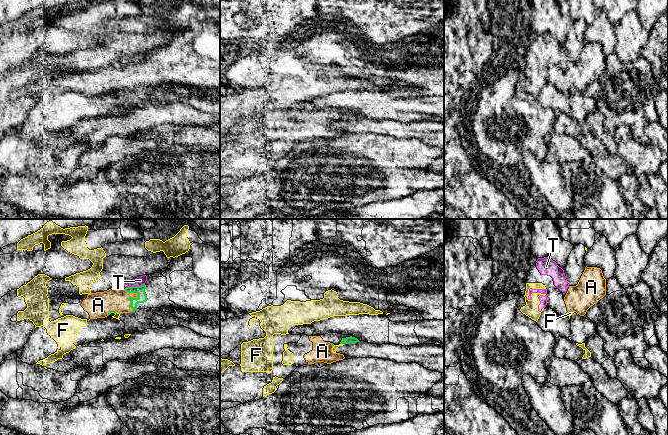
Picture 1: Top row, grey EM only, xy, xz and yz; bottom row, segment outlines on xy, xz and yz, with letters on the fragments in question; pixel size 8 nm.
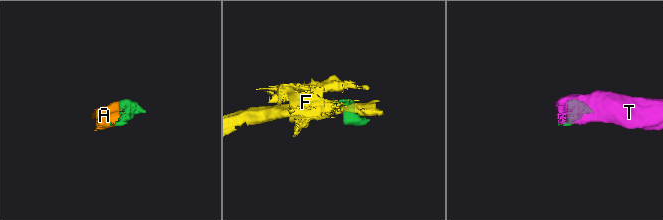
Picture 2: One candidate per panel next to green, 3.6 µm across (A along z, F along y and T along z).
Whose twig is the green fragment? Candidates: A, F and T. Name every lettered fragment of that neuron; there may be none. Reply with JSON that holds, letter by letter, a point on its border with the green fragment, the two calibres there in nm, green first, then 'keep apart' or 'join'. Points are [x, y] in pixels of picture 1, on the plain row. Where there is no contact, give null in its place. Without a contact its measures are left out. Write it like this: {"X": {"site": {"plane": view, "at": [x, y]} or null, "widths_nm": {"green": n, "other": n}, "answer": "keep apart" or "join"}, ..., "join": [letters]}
{"A": {"site": {"plane": "xy", "at": [132, 73]}, "widths_nm": {"green": 80, "other": 190}, "answer": "join"}, "F": {"site": {"plane": "xz", "at": [342, 119]}, "widths_nm": {"green": 60, "other": 50}, "answer": "keep apart"}, "T": {"site": {"plane": "xy", "at": [135, 62]}, "widths_nm": {"green": 80, "other": 70}, "answer": "keep apart"}, "join": ["A"]}

